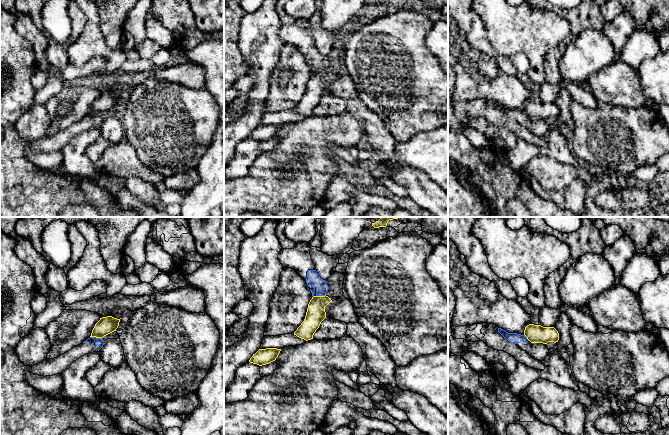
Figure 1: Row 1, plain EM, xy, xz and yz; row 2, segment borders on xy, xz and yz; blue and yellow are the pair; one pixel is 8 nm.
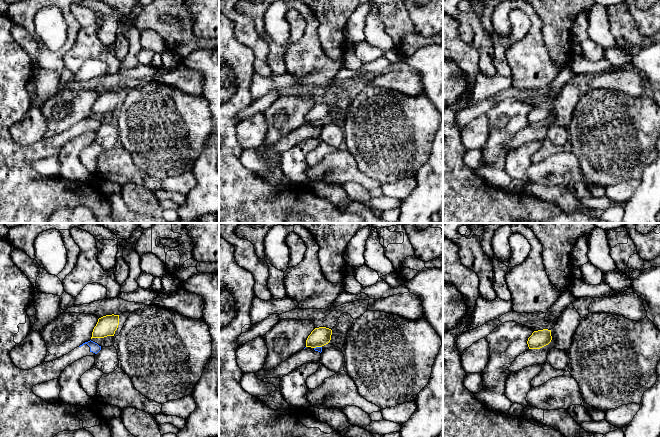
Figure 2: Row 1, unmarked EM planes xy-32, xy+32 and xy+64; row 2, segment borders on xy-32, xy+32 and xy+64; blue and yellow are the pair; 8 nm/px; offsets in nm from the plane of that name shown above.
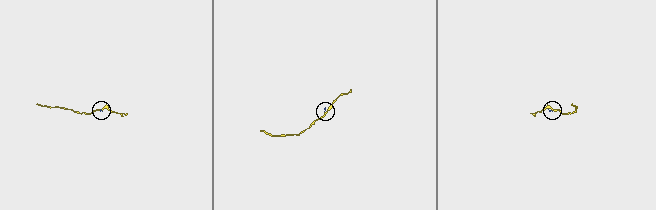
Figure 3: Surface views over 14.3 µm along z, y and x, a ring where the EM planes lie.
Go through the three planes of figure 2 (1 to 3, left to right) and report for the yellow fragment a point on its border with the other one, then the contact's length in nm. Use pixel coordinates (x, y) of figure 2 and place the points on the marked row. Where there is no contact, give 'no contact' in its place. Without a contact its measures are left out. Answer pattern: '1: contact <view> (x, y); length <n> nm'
1: no contact
2: contact xy+32 (317, 347); length 70 nm
3: no contact

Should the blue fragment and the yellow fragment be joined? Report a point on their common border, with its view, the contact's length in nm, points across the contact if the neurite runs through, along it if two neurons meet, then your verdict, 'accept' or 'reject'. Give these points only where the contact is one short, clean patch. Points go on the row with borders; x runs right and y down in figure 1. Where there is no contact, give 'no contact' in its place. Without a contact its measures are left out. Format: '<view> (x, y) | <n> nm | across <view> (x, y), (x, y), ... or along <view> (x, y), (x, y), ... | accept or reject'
xy (95, 337) | 100 nm | along xy (90, 336), (101, 339) | reject

